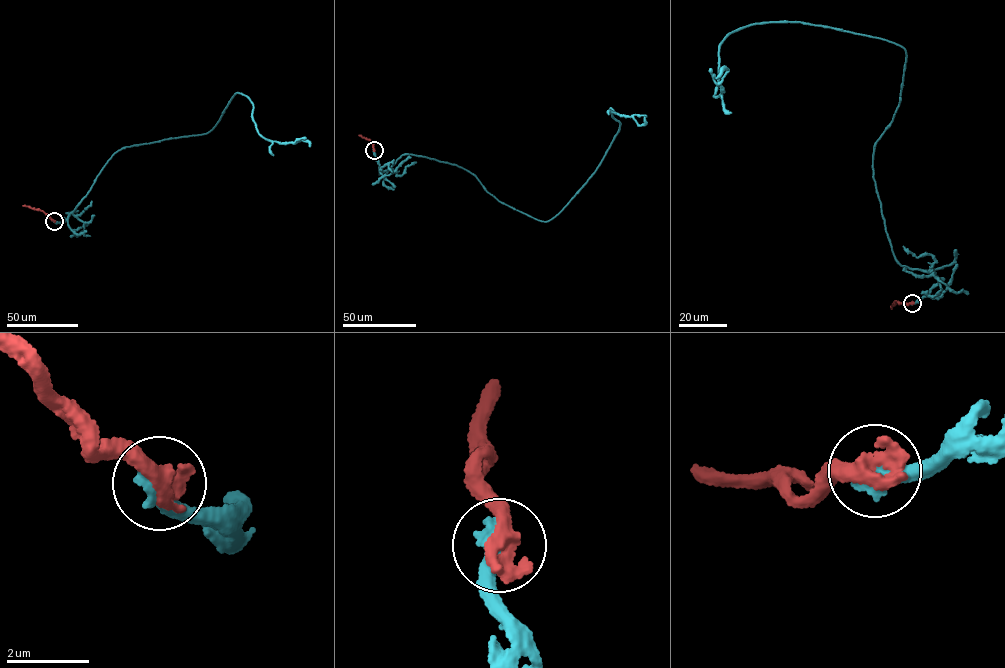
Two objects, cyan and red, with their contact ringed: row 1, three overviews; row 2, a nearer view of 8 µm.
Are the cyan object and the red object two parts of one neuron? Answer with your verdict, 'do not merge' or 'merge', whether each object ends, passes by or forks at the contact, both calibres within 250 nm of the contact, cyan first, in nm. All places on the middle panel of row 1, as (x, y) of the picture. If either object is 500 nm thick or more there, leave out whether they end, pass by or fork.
do not merge; calibres 480 and 500 nm

